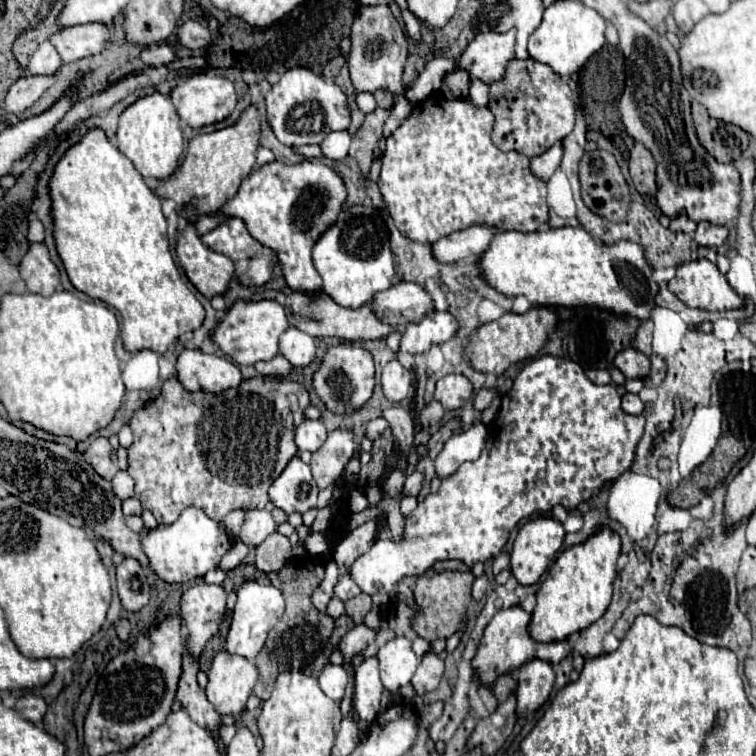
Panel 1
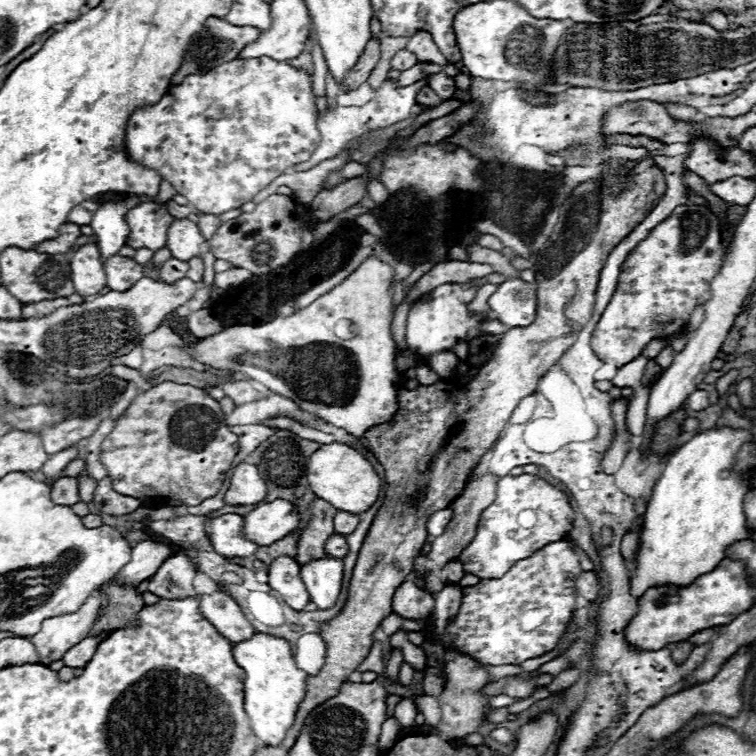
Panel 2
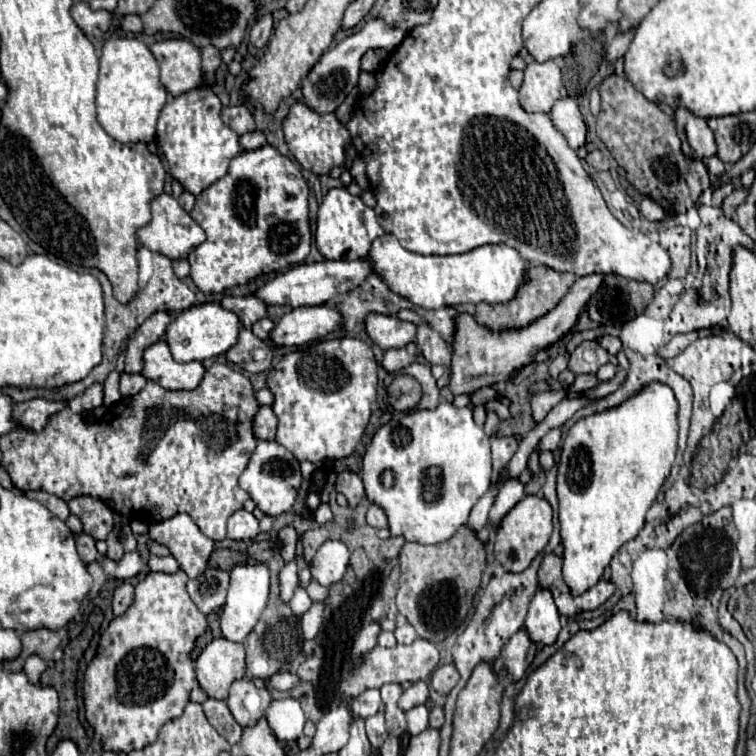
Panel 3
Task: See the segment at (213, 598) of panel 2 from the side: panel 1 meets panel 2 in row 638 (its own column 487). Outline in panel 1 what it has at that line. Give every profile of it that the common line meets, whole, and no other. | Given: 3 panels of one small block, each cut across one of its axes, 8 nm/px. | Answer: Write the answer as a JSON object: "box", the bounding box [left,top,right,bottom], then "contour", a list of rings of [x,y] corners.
{"box":[430,224,496,264],"contour":[[[474,224],[466,230],[440,238],[430,246],[430,250],[438,262],[450,264],[450,262],[472,258],[472,256],[480,256],[488,248],[488,242],[492,240],[494,234],[496,232],[492,228]]]}

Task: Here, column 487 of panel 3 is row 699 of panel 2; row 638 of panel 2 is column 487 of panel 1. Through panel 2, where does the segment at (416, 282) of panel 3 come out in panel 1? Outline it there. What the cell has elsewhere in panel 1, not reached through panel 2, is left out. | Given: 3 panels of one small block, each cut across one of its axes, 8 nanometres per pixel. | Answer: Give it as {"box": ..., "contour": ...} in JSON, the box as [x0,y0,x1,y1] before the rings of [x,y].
{"box":[478,228,658,320],"contour":[[[544,228],[532,234],[522,234],[522,232],[496,232],[496,236],[492,238],[488,250],[478,258],[478,264],[482,268],[482,276],[484,282],[488,286],[492,286],[494,290],[498,290],[500,294],[508,296],[508,298],[516,298],[516,296],[524,296],[532,306],[566,306],[566,308],[574,308],[574,306],[604,306],[604,310],[616,310],[616,314],[636,314],[636,318],[644,320],[648,318],[648,310],[652,310],[652,302],[654,302],[654,292],[658,292],[656,282],[652,280],[652,268],[646,262],[640,246],[632,244],[632,242],[616,242],[616,244],[608,244],[608,246],[598,246],[592,236],[584,230],[584,228]]]}

